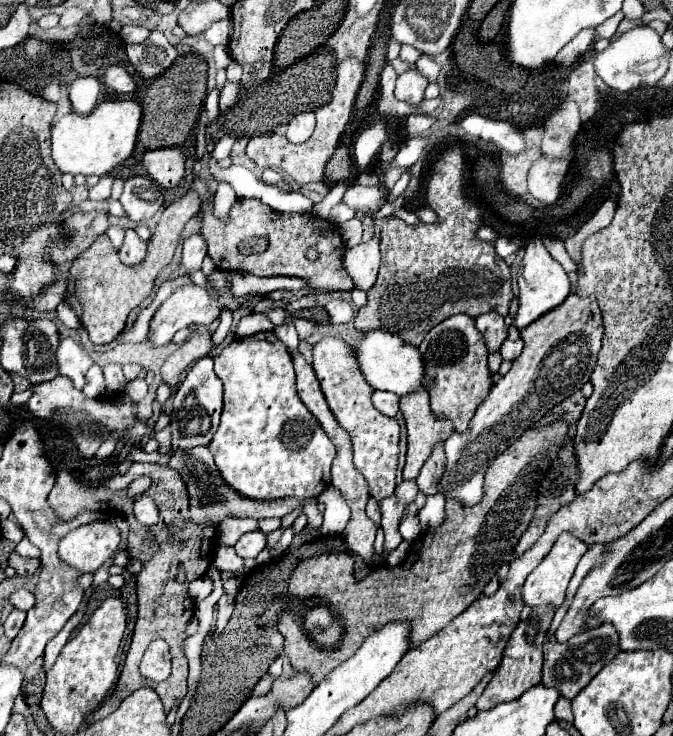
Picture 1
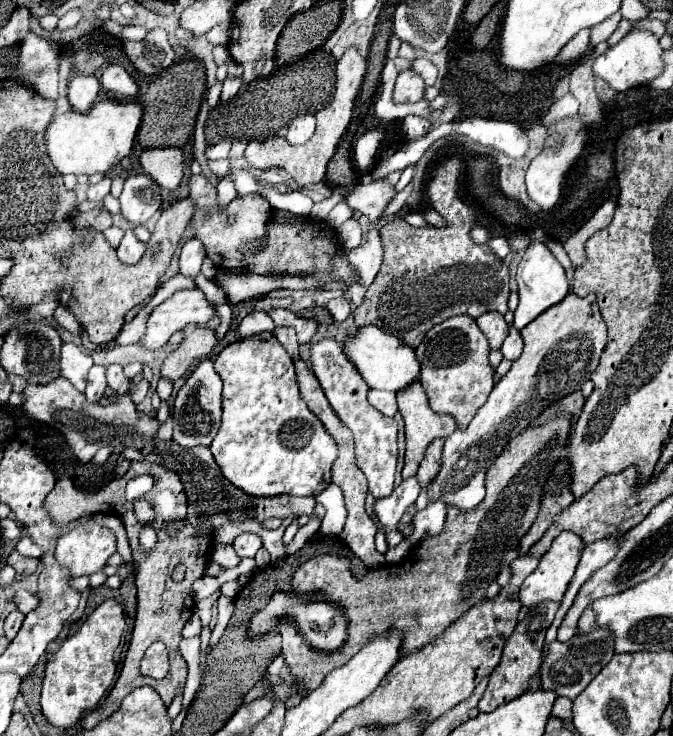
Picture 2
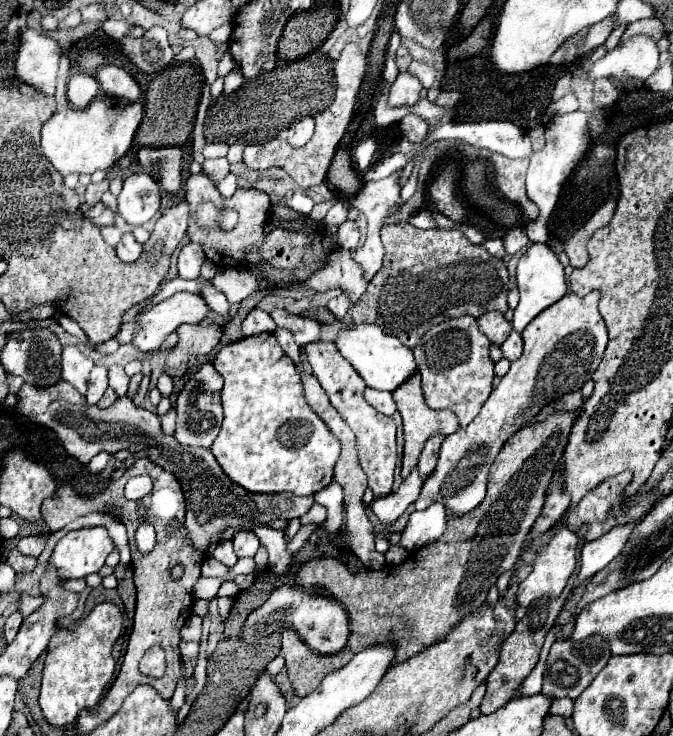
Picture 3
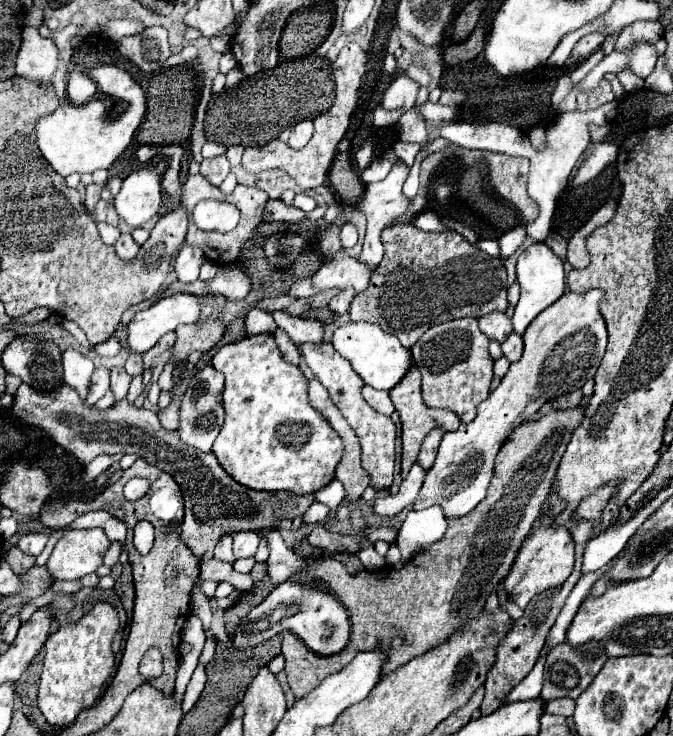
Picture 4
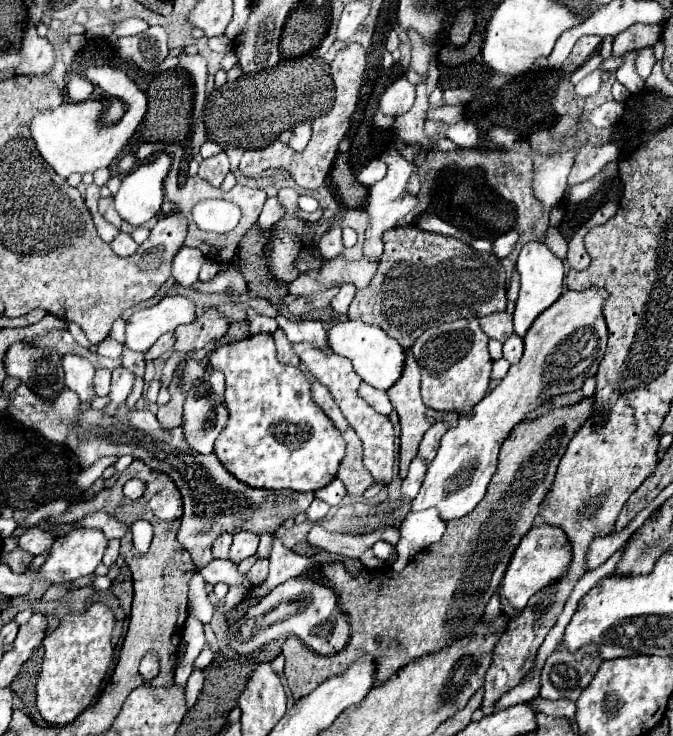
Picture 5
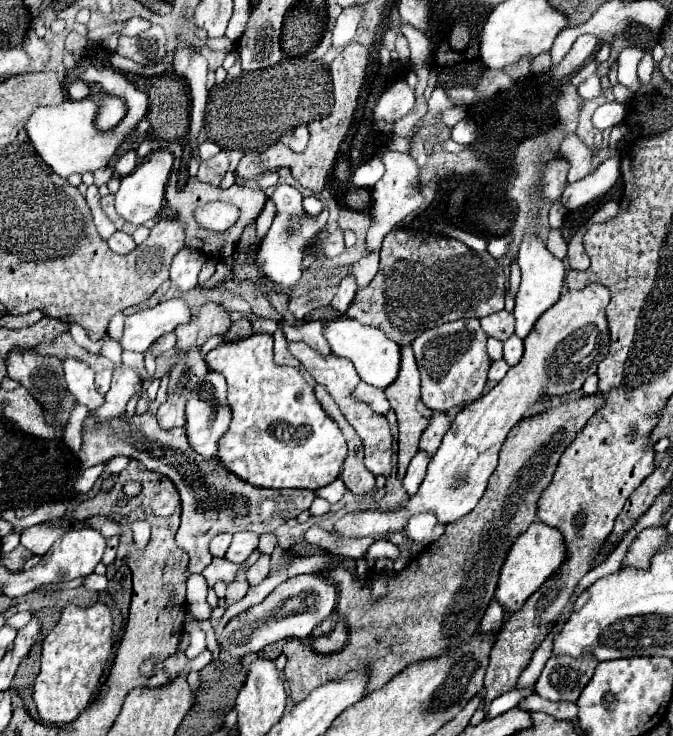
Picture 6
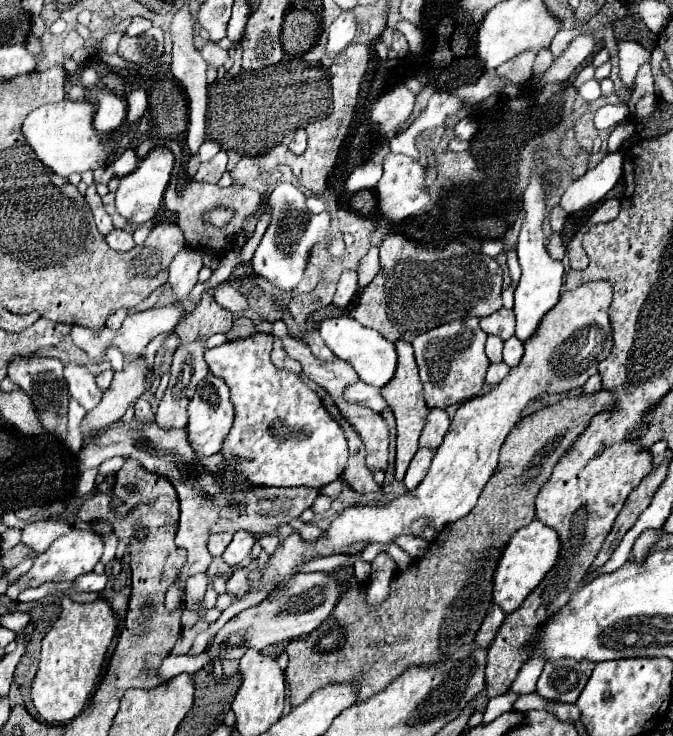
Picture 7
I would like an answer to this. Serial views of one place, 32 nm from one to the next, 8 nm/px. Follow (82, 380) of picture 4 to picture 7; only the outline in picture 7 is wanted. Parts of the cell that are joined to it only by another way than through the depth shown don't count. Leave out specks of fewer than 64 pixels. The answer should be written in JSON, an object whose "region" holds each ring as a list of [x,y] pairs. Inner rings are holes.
{"region":[[[66,362],[64,378],[66,378],[66,384],[68,384],[70,396],[80,406],[84,406],[86,410],[92,410],[94,408],[94,394],[98,392],[96,382],[94,382],[94,374],[86,366]]]}

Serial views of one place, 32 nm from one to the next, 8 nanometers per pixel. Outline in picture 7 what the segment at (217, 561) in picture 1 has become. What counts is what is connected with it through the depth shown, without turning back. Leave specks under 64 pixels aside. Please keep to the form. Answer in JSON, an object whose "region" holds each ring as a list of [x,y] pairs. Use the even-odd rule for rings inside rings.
{"region":[[[214,534],[214,536],[210,536],[210,540],[208,540],[210,554],[212,556],[222,556],[226,546],[230,544],[230,540],[232,540],[232,534]]]}

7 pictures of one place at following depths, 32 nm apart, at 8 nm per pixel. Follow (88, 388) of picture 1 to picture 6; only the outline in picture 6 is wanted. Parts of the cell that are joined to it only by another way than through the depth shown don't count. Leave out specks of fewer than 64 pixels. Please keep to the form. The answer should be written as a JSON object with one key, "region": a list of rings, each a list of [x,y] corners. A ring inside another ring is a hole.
{"region":[[[100,370],[96,374],[96,390],[106,396],[106,392],[110,390],[110,380],[112,380],[112,370]]]}

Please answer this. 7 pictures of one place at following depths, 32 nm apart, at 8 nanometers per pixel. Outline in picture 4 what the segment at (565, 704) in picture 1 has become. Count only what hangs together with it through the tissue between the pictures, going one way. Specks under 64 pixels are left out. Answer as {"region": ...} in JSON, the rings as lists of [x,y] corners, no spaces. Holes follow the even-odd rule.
{"region":[[[564,698],[564,700],[552,700],[546,704],[548,714],[562,714],[562,716],[572,716],[574,714],[574,702]]]}

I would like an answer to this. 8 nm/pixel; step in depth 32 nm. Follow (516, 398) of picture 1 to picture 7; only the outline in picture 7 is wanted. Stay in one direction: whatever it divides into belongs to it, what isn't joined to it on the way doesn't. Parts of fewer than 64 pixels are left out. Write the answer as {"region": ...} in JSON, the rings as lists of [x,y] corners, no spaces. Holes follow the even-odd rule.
{"region":[[[586,282],[576,290],[568,290],[560,296],[560,302],[546,312],[540,320],[536,332],[524,342],[524,356],[518,366],[510,368],[508,376],[496,384],[488,394],[464,402],[452,424],[444,442],[436,450],[426,478],[416,490],[396,498],[386,506],[366,506],[366,508],[346,508],[326,530],[326,538],[318,542],[306,542],[298,534],[292,534],[278,550],[270,556],[270,562],[260,578],[260,582],[248,582],[248,588],[258,588],[268,580],[278,580],[272,596],[282,584],[286,584],[294,574],[292,570],[308,562],[314,556],[342,554],[350,544],[356,542],[392,542],[398,534],[410,534],[412,520],[420,516],[432,518],[432,526],[446,526],[464,518],[478,502],[488,478],[498,466],[498,450],[512,426],[522,418],[522,410],[528,402],[536,400],[540,394],[562,394],[584,386],[584,382],[598,372],[598,364],[608,356],[612,348],[612,330],[608,318],[608,306],[612,302],[612,284],[608,282]]]}

